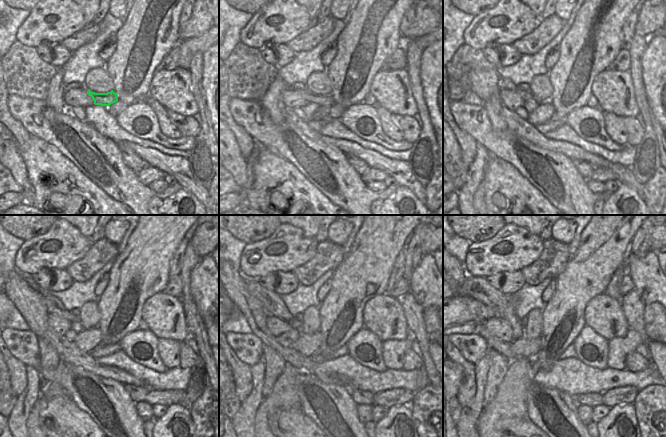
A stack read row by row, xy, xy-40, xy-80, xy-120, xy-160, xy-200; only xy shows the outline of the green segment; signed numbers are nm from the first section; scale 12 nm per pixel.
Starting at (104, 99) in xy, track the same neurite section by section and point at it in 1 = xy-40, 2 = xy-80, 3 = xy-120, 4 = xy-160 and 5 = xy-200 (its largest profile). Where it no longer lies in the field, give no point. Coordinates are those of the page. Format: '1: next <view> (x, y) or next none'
1: next xy-40 (328, 100)
2: next xy-80 (503, 83)
3: next xy-120 (54, 306)
4: next xy-160 (271, 301)
5: next xy-200 (477, 288)

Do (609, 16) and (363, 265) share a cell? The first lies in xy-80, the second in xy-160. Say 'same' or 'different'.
same

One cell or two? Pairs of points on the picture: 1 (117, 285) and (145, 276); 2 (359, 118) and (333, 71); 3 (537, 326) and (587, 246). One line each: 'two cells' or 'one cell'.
1: one cell
2: two cells
3: two cells

